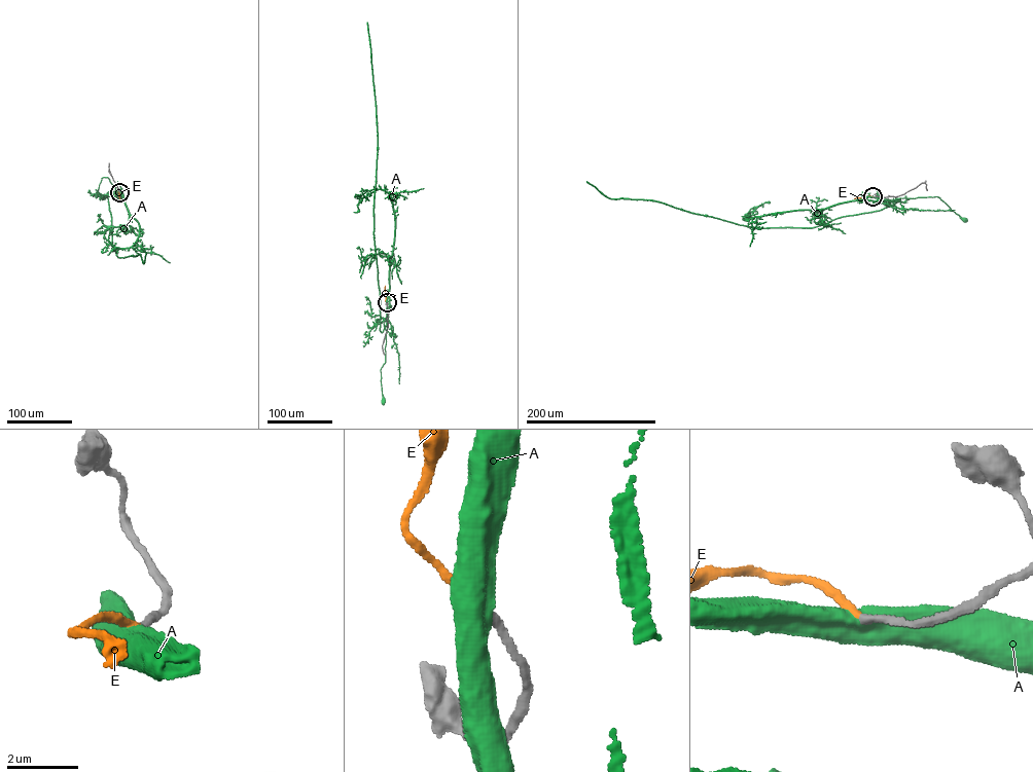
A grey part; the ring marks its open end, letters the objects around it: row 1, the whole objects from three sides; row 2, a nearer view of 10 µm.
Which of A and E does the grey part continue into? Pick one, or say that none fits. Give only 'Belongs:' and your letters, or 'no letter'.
Belongs: E

